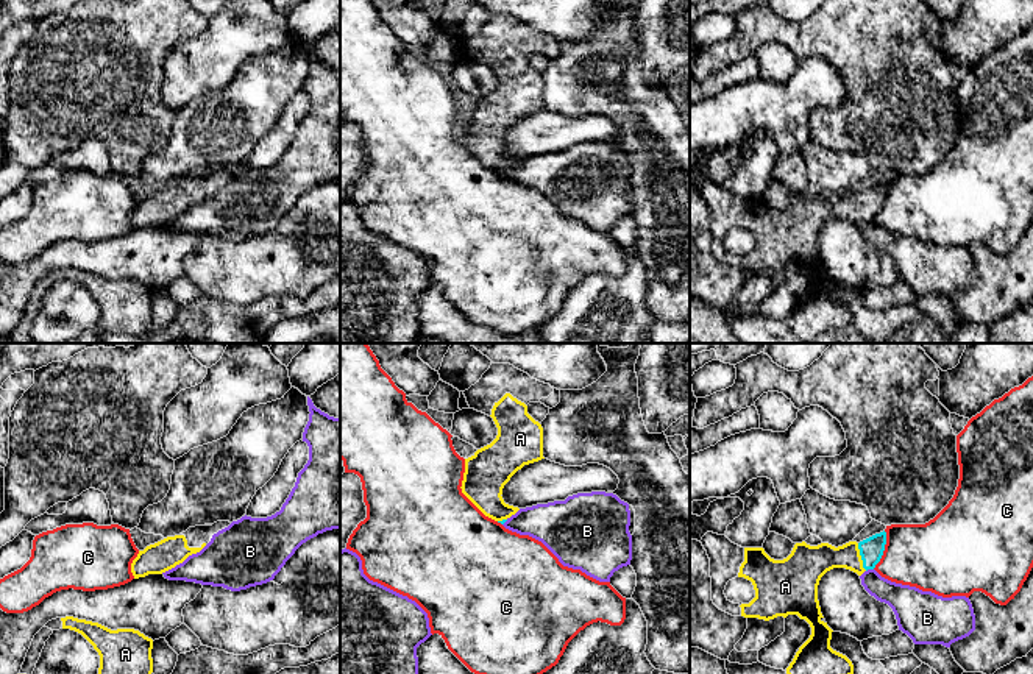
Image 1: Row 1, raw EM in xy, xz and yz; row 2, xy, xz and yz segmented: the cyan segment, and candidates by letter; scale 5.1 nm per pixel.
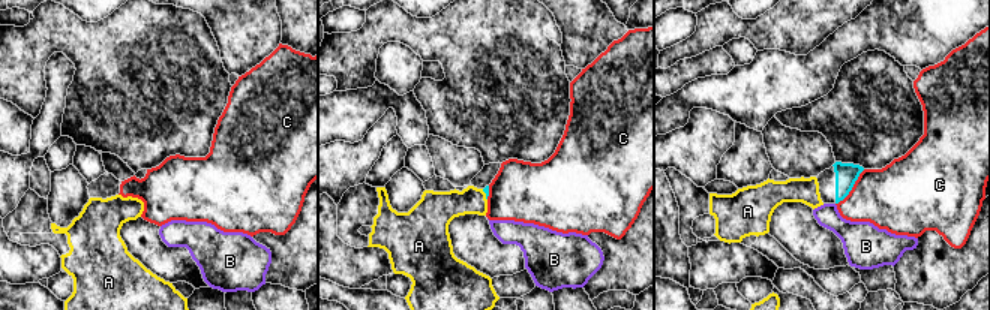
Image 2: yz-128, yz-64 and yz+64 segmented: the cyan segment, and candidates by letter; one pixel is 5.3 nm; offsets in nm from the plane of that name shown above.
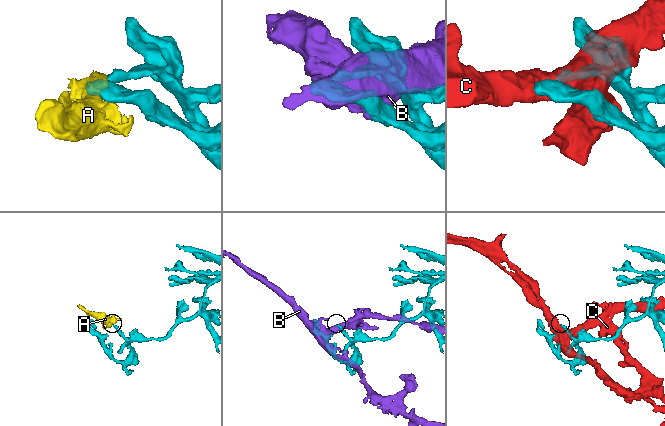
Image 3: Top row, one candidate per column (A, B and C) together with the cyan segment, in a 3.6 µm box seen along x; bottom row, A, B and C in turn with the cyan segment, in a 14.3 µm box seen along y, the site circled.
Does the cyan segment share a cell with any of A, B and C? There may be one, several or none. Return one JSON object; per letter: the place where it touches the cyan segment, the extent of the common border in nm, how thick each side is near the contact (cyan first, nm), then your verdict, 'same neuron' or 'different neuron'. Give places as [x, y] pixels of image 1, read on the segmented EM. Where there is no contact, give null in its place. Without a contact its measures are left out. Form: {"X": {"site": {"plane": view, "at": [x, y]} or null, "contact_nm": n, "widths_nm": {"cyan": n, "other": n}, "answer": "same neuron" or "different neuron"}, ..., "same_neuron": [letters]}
{"A": {"site": {"plane": "yz", "at": [862, 557]}, "contact_nm": 150, "widths_nm": {"cyan": 130, "other": 170}, "answer": "same neuron"}, "B": {"site": {"plane": "yz", "at": [869, 568]}, "contact_nm": 40, "widths_nm": {"cyan": 130, "other": 160}, "answer": "different neuron"}, "C": {"site": {"plane": "yz", "at": [883, 549]}, "contact_nm": 220, "widths_nm": {"cyan": 130, "other": 340}, "answer": "different neuron"}, "same_neuron": ["A"]}

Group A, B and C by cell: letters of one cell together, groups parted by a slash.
A / B / C

